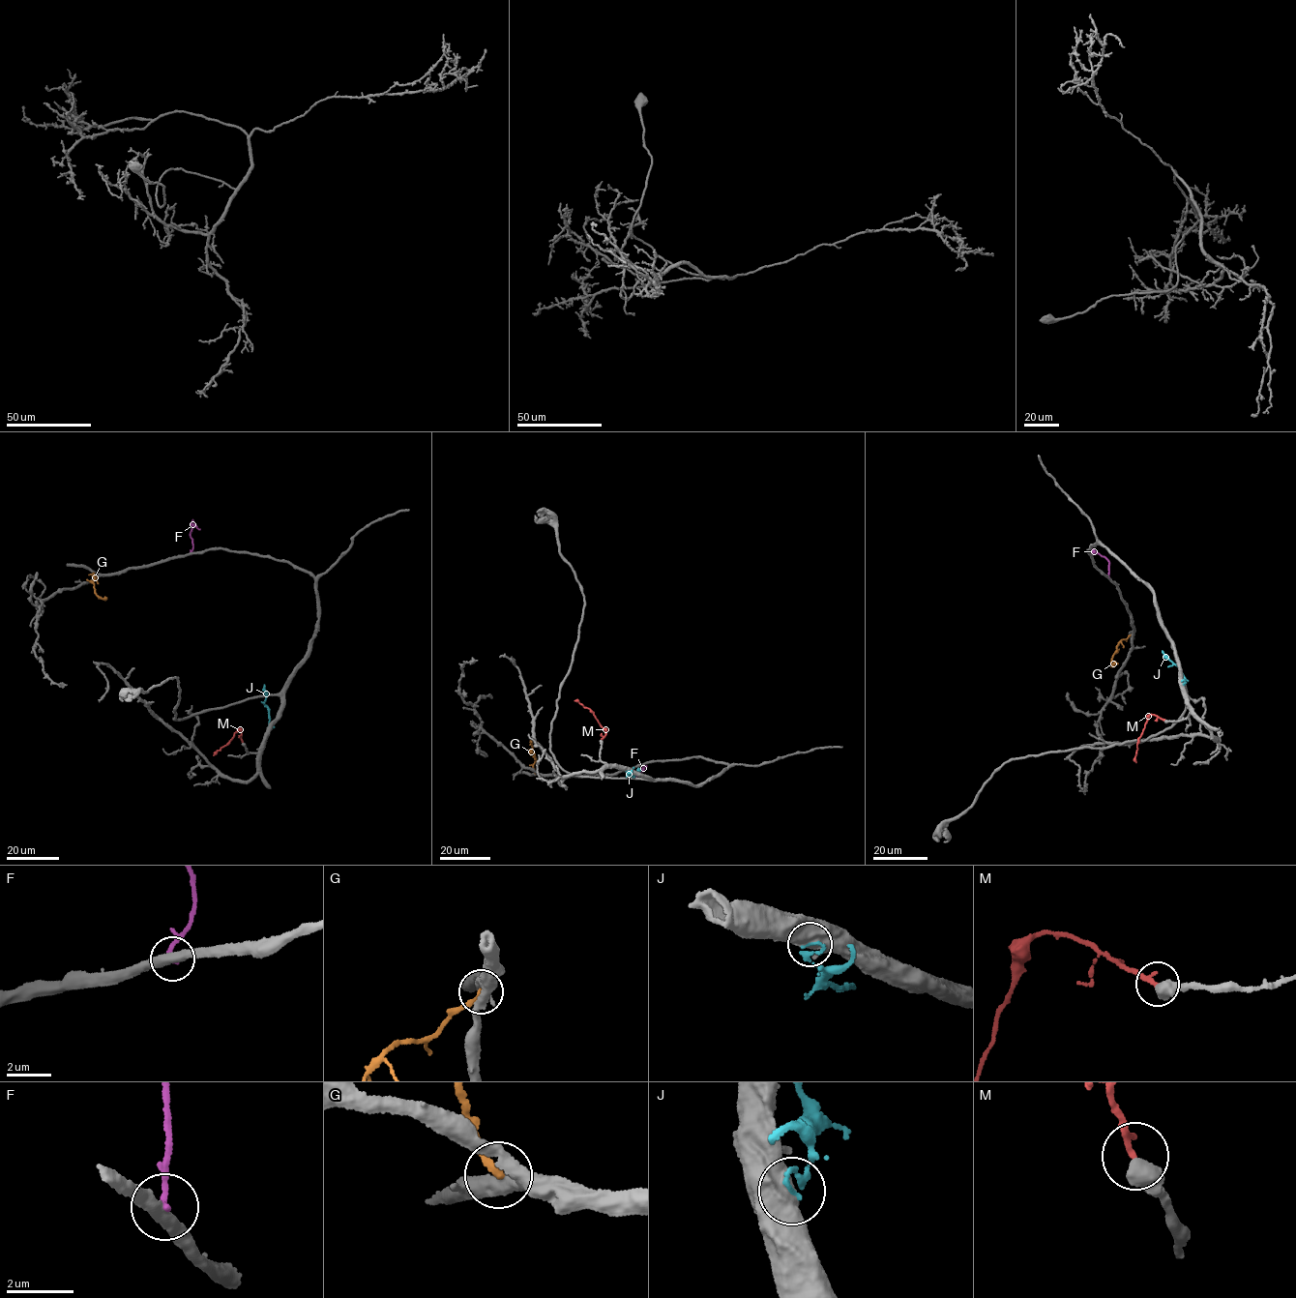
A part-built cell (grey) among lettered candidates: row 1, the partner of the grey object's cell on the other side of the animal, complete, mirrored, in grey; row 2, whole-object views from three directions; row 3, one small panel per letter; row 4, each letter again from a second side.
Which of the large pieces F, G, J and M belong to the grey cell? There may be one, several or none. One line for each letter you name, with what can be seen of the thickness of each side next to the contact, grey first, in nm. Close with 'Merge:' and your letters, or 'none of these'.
M: 550 nm thick on the grey side, 200 nm on the other
Merge: M

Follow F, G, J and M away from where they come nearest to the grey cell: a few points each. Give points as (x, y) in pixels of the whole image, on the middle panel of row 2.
F: (628, 770), (634, 778), (646, 766)
G: (536, 773), (530, 741), (534, 740), (536, 746)
J: (627, 770), (633, 777), (633, 774), (640, 770)
M: (601, 741), (605, 731), (591, 711), (574, 700)

